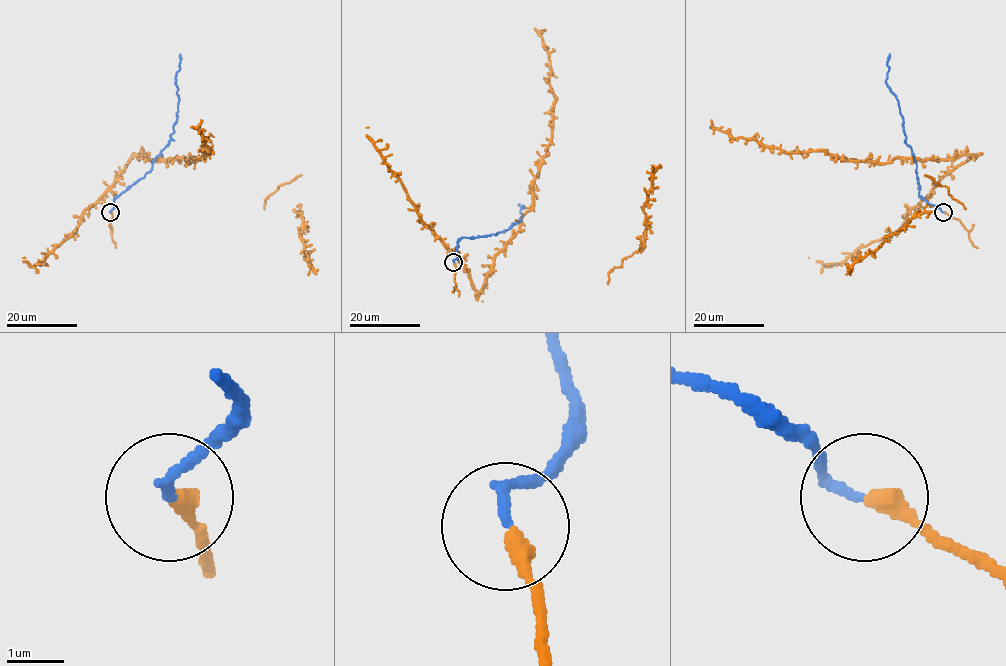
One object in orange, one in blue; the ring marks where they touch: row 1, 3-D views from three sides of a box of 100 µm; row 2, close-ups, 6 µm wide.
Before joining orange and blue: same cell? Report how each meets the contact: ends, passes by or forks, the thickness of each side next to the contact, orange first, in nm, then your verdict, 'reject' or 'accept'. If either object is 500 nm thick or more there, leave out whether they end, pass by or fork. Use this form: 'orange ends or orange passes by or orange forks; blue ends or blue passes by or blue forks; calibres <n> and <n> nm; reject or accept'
orange ends; blue ends; calibres 320 and 160 nm; accept

